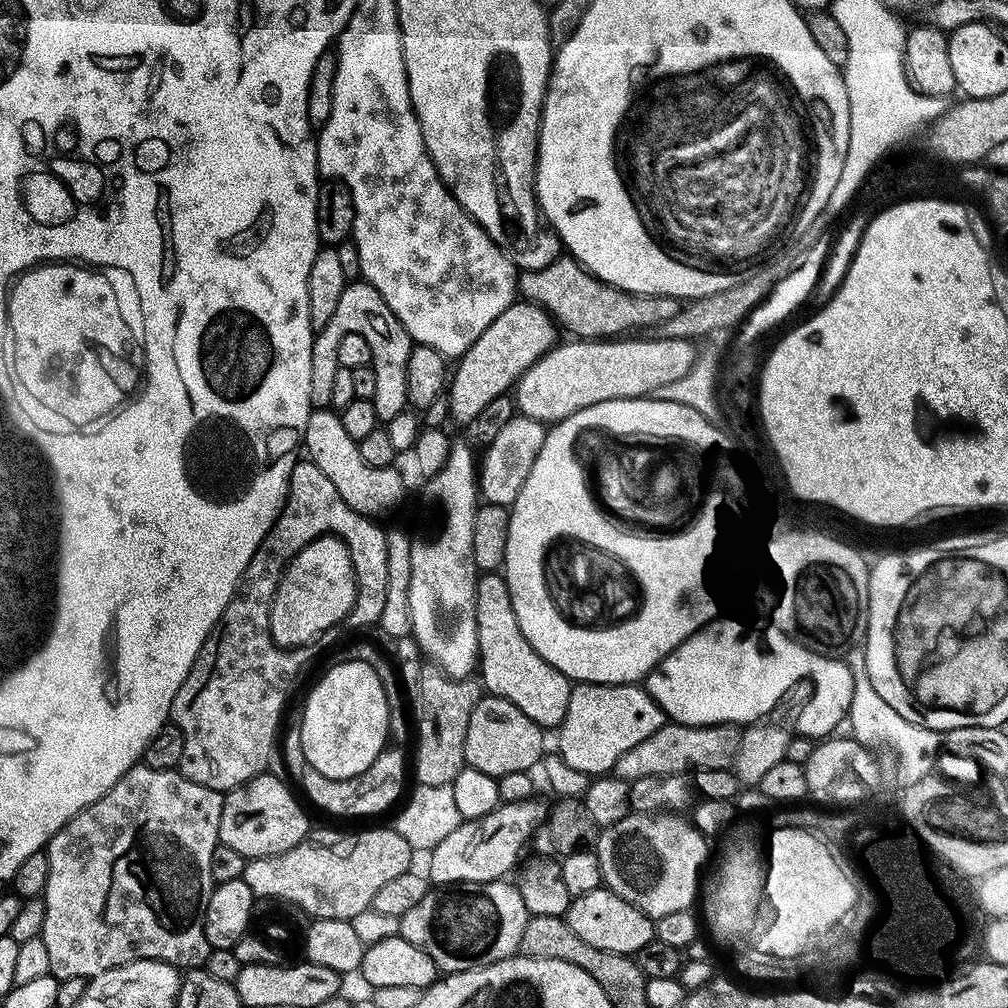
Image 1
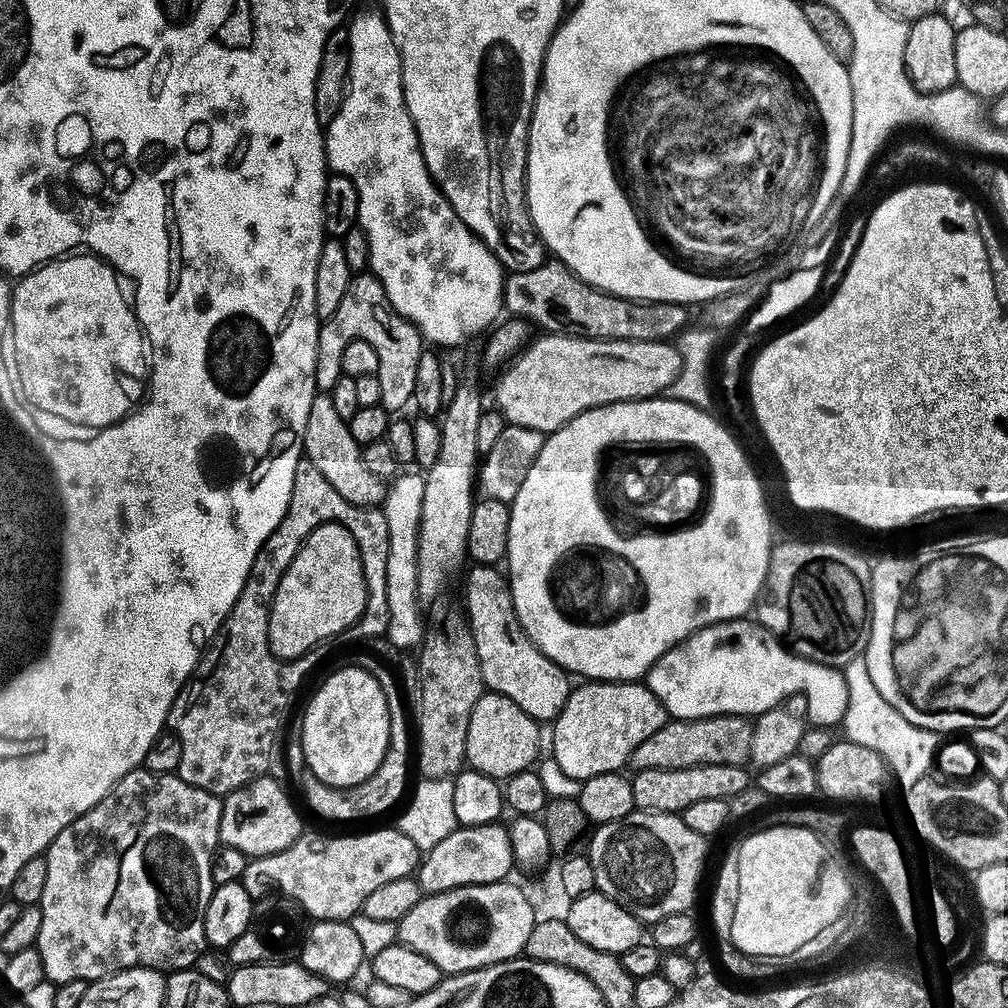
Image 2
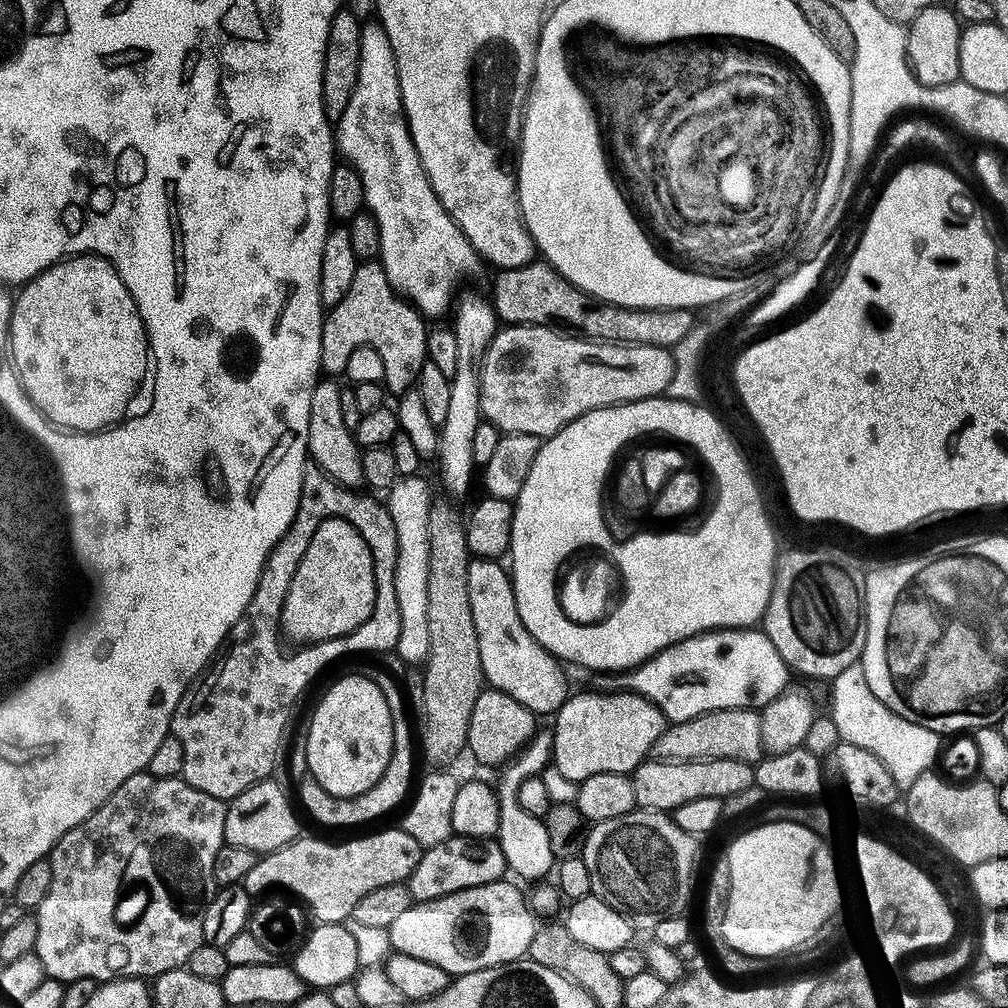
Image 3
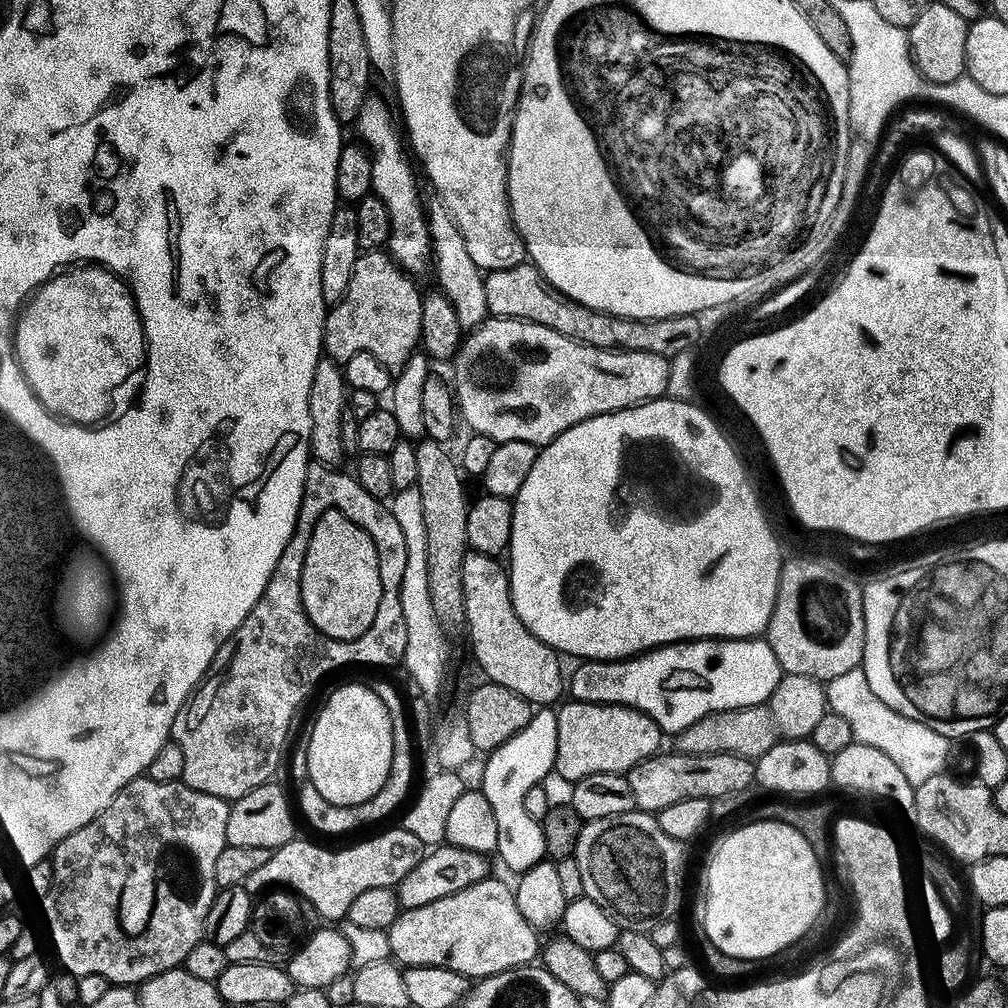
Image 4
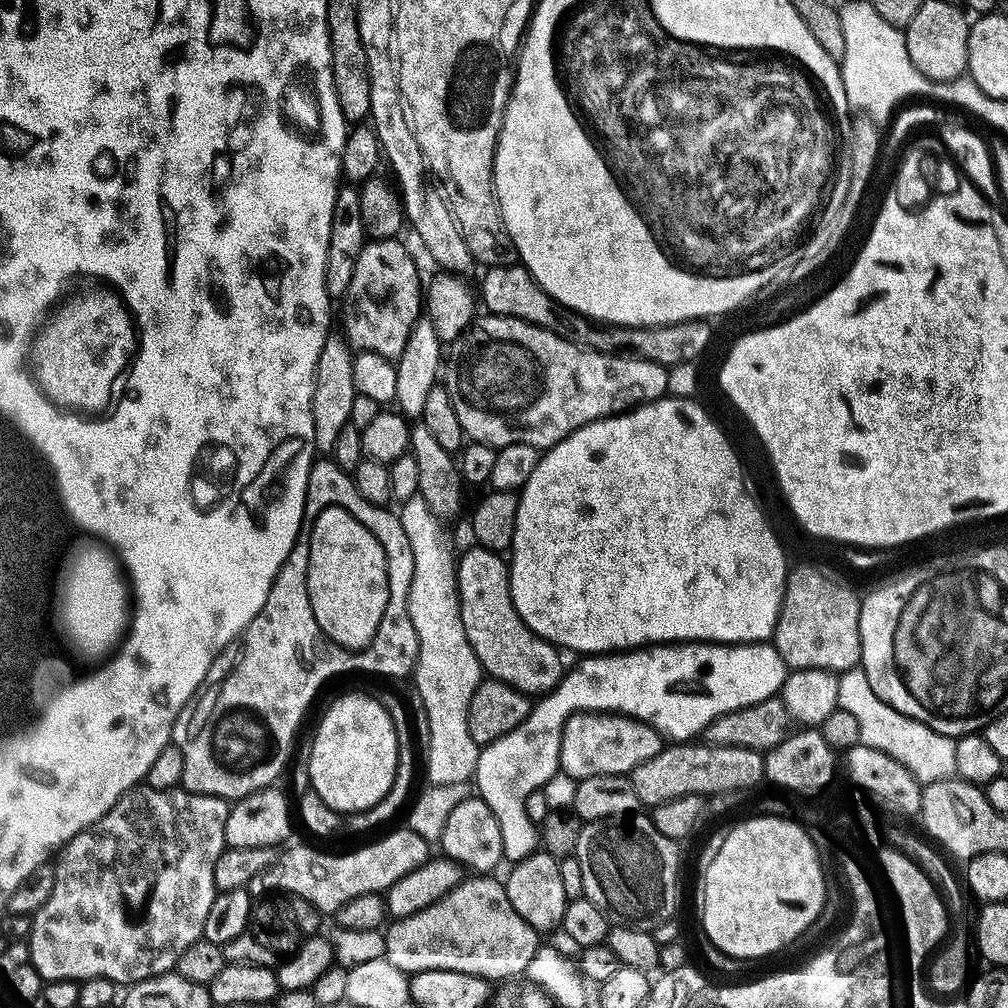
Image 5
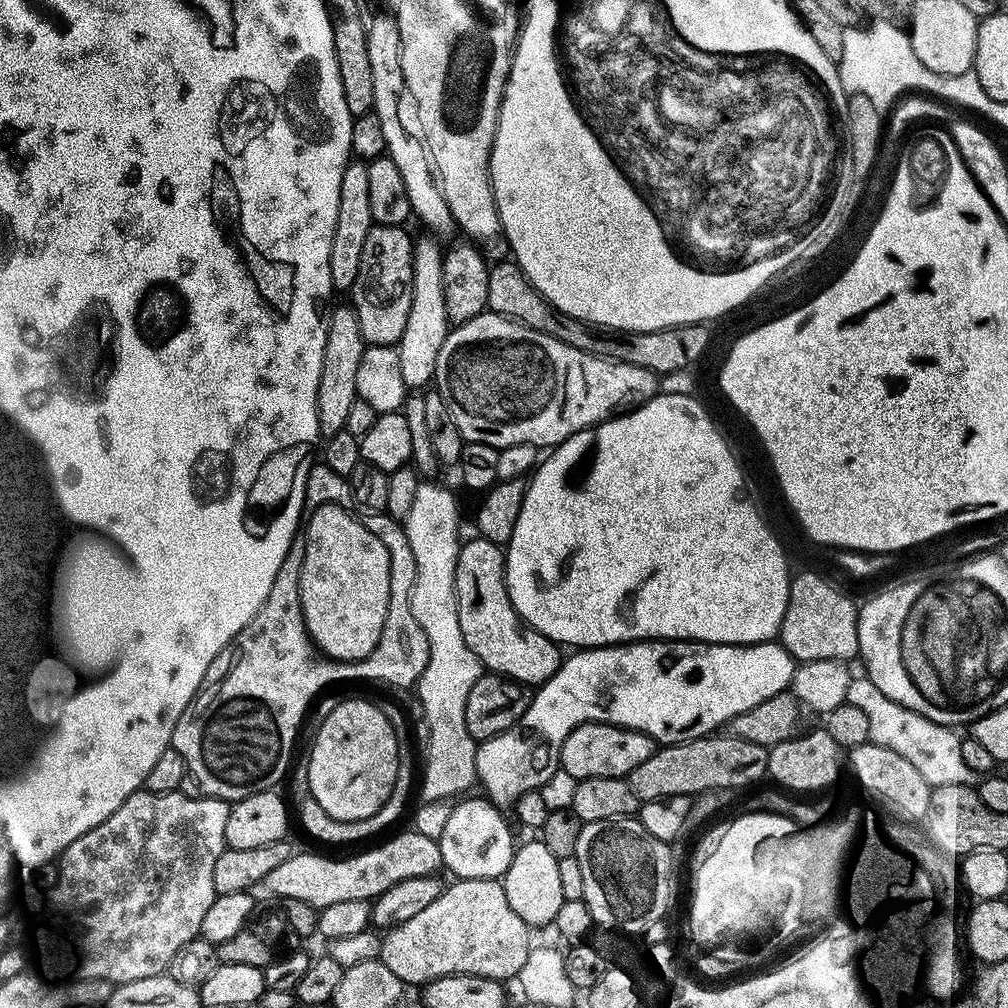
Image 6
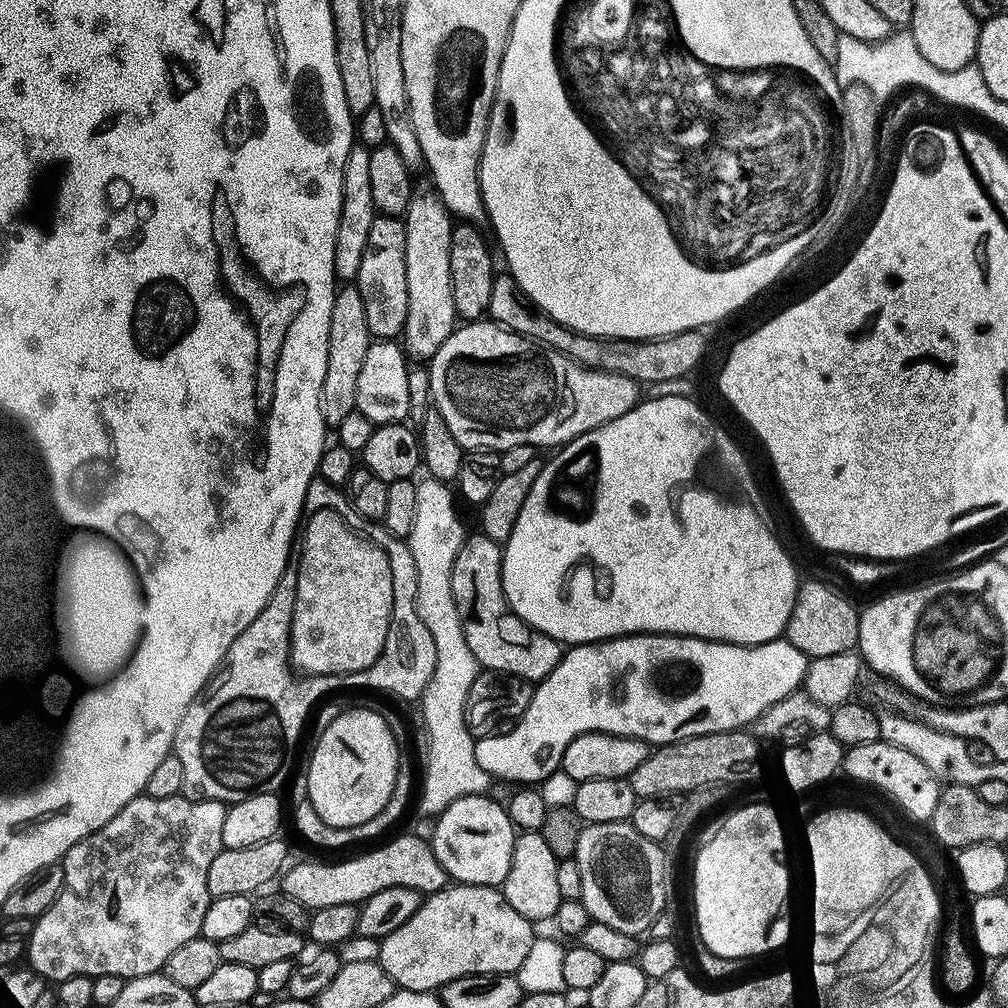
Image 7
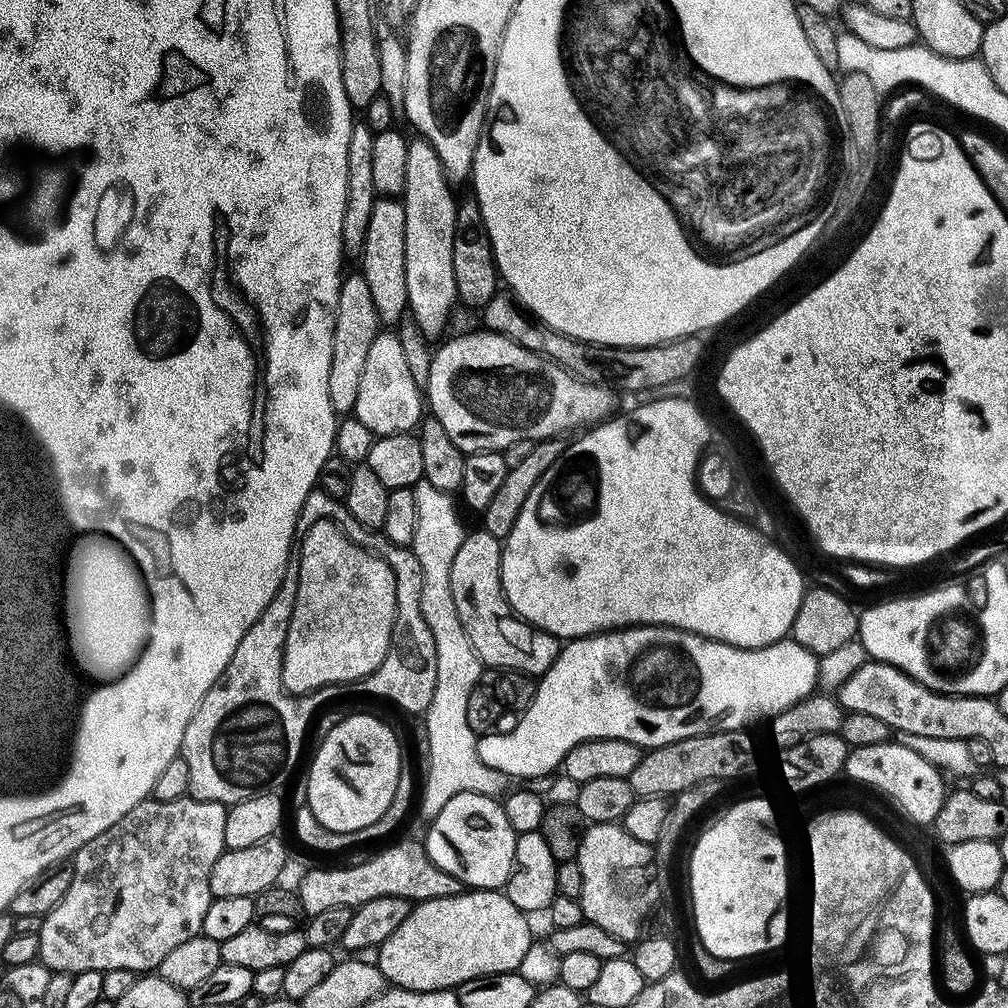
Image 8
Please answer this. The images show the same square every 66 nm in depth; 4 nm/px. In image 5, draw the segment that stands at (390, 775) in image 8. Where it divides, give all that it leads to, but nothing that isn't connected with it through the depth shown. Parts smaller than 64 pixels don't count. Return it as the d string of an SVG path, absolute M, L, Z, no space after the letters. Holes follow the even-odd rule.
M348 692L340 696L324 712L316 737L312 740L312 753L308 756L308 780L311 791L326 802L335 812L351 814L373 808L390 790L398 766L398 738L394 738L394 726L390 714L381 706L375 695L363 696L360 692Z

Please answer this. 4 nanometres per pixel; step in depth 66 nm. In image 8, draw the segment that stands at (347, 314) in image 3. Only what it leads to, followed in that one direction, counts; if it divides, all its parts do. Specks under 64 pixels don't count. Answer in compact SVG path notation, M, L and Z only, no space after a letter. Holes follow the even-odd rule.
M380 196L374 202L374 210L370 214L370 226L366 226L366 242L362 249L364 268L362 274L370 285L370 294L374 297L374 310L378 314L381 325L396 326L408 312L408 295L406 294L406 210L403 199L391 196Z

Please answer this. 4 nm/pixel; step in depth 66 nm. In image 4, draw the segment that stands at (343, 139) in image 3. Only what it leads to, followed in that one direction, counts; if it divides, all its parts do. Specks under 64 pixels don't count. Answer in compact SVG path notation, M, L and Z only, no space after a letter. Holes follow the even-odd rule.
M384 108L380 112L381 120L376 116L367 116L364 110L357 111L354 129L361 136L363 147L368 150L372 160L372 192L382 201L388 211L392 228L388 234L387 251L393 260L409 274L429 271L433 259L433 243L428 233L426 208L420 205L420 192L416 189L416 176L404 157L405 145L402 136L396 133L392 125L392 112Z

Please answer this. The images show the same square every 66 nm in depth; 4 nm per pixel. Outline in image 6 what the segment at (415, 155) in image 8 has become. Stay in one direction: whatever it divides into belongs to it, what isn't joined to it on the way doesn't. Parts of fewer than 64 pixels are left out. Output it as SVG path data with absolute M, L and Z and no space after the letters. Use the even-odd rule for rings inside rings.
M417 239L412 249L414 282L412 283L410 318L406 318L406 330L398 345L398 362L402 366L402 382L409 390L424 390L433 383L438 350L442 350L442 342L446 342L450 331L444 305L444 283L442 282L444 252L442 248L439 248L441 245L435 239L427 239Z

